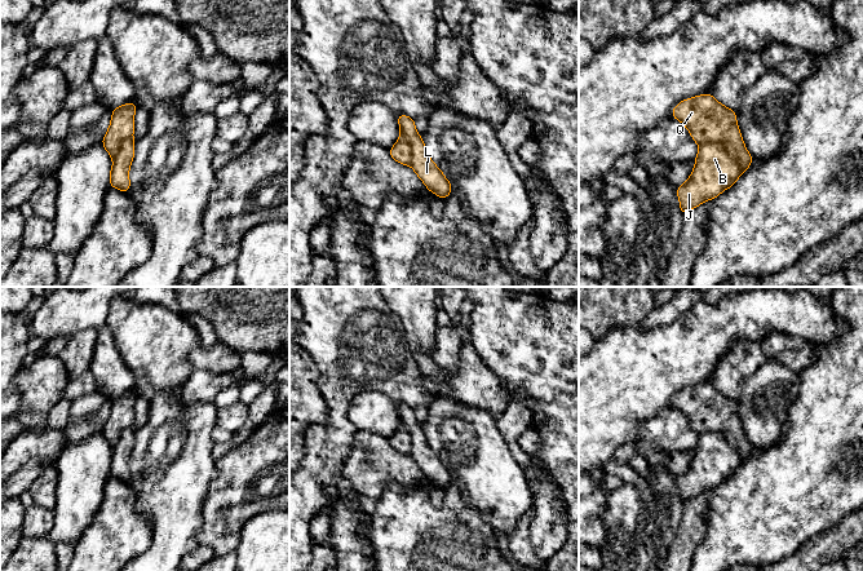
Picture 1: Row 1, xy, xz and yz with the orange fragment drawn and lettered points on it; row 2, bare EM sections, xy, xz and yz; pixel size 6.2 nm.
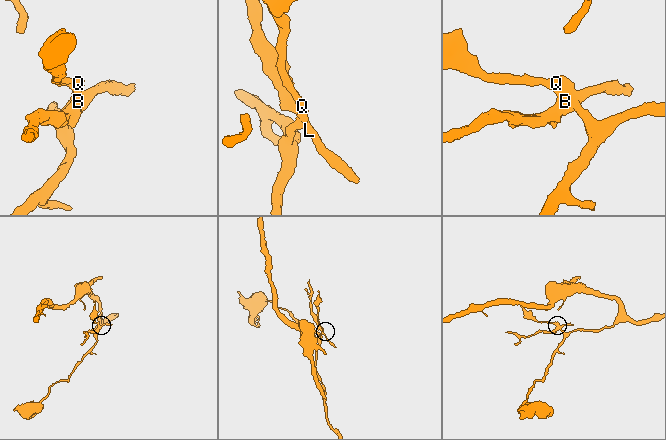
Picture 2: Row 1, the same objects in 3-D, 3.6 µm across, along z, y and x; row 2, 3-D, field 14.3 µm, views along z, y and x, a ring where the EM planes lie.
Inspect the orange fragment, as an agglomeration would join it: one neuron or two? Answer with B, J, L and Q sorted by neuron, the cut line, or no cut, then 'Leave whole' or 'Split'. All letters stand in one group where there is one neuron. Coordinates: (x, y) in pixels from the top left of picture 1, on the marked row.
Groups: B J L / Q. Split along yz (699, 144), (721, 144), (743, 171). Split

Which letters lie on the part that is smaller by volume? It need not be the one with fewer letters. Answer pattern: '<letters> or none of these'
B, J, L

